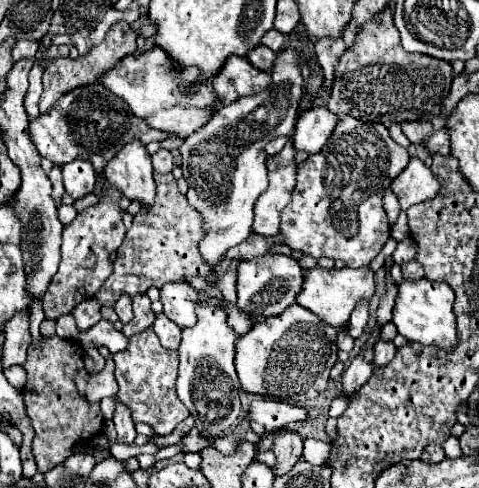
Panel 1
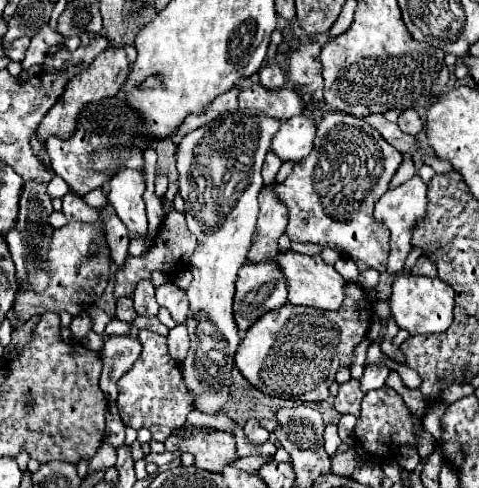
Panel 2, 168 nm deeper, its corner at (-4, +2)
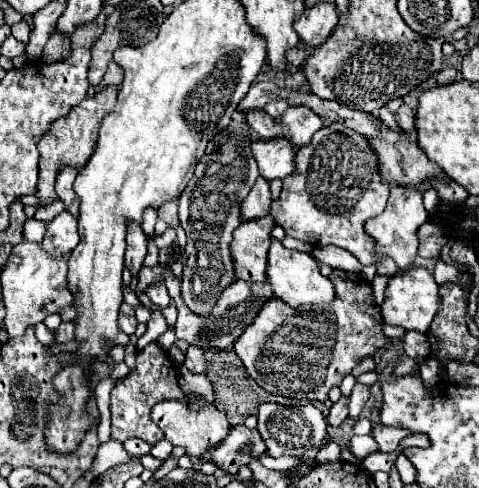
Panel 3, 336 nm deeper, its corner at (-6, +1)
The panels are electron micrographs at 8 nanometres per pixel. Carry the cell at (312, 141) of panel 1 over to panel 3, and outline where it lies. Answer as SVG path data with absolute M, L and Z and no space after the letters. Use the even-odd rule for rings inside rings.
M287 138L275 140L259 140L251 144L253 158L259 166L259 176L267 178L267 182L279 178L283 180L295 168L295 150Z

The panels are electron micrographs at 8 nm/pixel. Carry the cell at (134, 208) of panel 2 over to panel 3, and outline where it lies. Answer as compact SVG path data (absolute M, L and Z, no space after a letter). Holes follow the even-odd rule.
M135 222L127 224L127 250L125 250L125 266L129 268L131 276L137 278L141 266L143 266L143 258L147 254L147 236L143 234L141 226Z

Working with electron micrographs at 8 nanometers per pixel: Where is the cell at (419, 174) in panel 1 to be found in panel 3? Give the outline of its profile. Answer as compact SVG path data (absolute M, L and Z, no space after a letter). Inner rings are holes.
M391 186L387 208L365 222L365 232L375 240L375 256L377 258L391 258L397 268L403 272L413 266L417 256L417 228L427 220L427 212L423 208L423 194L415 188L407 186Z

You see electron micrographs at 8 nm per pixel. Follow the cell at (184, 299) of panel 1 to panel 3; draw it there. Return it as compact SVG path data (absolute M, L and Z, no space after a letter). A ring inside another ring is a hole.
M155 282L155 286L149 286L145 290L145 294L155 306L159 306L159 308L167 308L169 306L169 294L167 294L167 288L165 288L163 282Z

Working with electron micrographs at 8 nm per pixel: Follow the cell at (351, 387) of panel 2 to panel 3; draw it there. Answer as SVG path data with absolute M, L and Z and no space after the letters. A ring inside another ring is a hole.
M339 398L339 402L335 402L335 404L331 406L329 416L327 416L329 426L337 428L337 426L341 426L341 422L347 418L347 402L349 402L349 398Z

